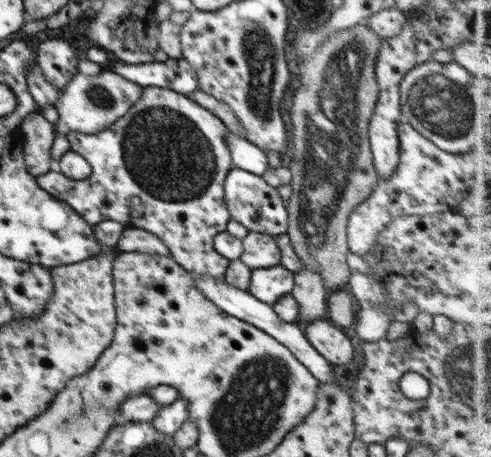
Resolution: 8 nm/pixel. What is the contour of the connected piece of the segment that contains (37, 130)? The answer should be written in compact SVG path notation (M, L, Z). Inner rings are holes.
M32 112L20 127L25 144L26 168L34 177L53 171L51 154L56 139L55 126L45 120L40 112Z

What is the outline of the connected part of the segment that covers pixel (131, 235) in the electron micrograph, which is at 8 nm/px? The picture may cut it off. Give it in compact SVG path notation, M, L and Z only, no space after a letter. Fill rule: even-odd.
M126 227L117 242L121 253L138 252L150 255L171 257L168 246L156 234L140 228Z

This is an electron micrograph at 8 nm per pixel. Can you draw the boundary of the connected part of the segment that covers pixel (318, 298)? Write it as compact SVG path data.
M303 266L302 269L294 273L294 282L291 294L300 306L296 318L298 325L304 327L314 320L327 319L329 292L324 288L324 280L322 280L320 272Z

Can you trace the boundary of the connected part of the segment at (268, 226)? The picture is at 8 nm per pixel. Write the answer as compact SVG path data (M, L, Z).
M233 167L225 179L224 200L228 206L230 218L240 222L242 226L246 226L248 231L262 232L262 234L275 237L286 233L288 230L288 208L284 205L284 199L278 194L277 188L272 188L262 176Z

